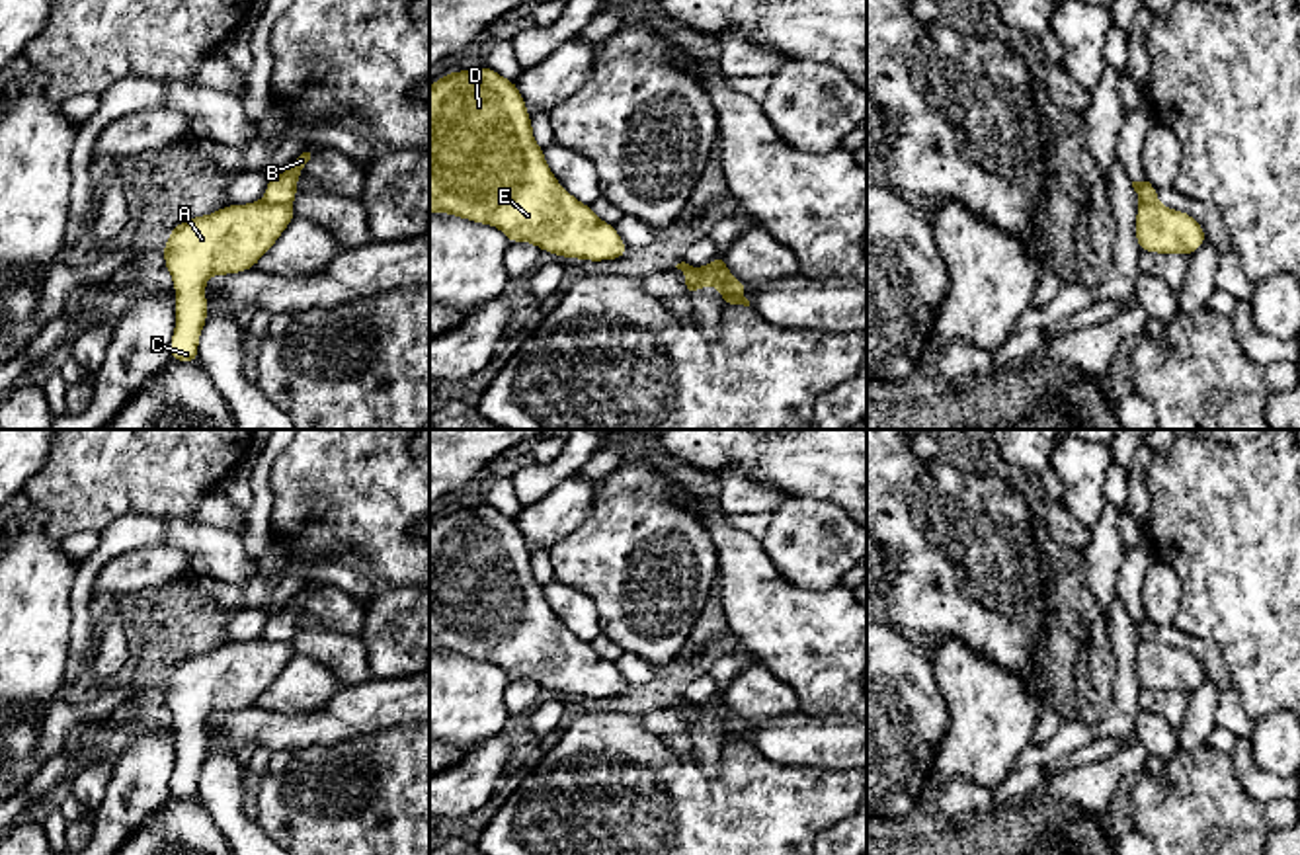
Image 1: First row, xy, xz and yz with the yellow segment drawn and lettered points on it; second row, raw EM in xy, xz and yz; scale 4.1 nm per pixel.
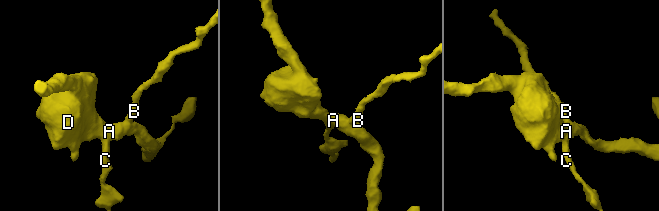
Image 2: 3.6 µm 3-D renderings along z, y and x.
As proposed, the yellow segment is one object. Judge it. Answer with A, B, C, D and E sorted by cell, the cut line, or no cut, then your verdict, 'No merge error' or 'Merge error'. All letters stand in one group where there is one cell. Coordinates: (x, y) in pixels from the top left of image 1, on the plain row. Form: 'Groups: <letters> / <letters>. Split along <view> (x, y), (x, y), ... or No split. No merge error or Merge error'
Groups: A C D E / B. Split along xz (705, 703), (705, 713), (711, 719), (729, 709). Merge error

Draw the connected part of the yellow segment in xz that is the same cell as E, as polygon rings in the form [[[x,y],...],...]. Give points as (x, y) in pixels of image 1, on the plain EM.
[[[488,504],[453,508],[429,523],[429,650],[447,650],[480,662],[492,662],[509,679],[529,679],[558,695],[588,699],[621,697],[629,685],[617,666],[595,654],[550,609],[545,588],[535,580],[531,552],[513,517]]]

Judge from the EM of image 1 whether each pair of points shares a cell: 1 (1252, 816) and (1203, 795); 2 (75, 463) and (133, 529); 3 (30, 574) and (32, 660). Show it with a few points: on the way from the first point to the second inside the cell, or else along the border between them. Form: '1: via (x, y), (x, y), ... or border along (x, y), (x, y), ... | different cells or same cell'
1: via (1240, 816), (1224, 816), (1215, 807) | same cell
2: border along (166, 522), (155, 516), (123, 514), (98, 531) | different cells
3: via (30, 596), (30, 639) | same cell

